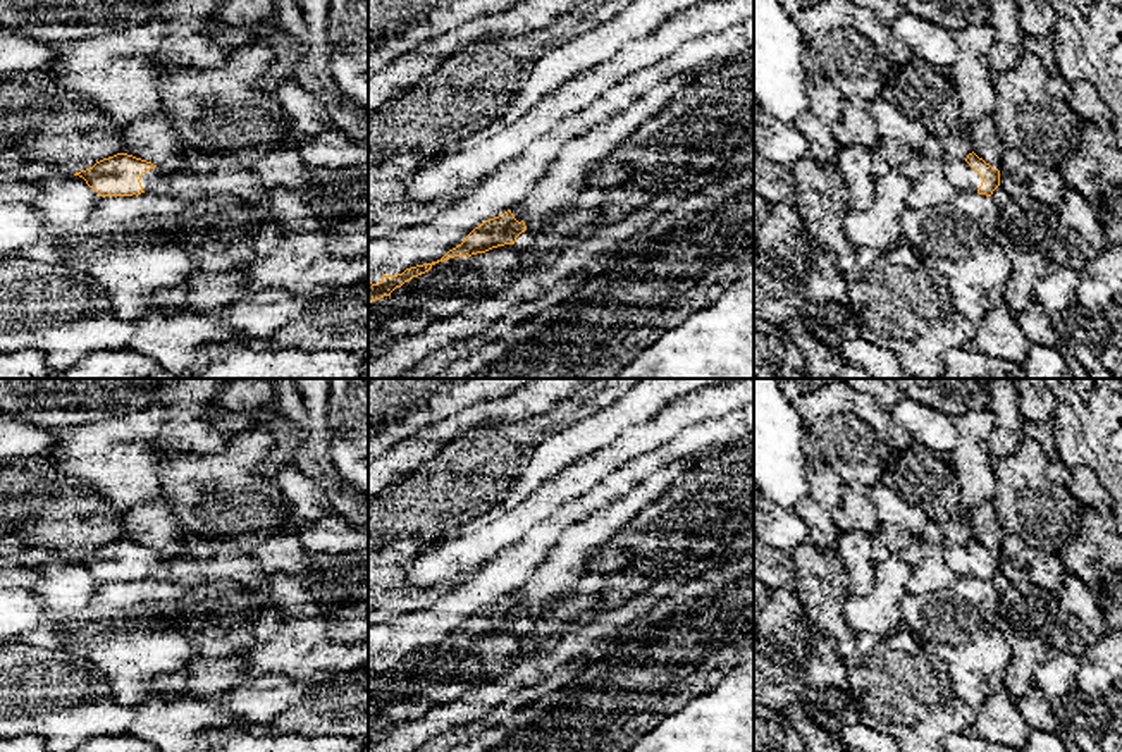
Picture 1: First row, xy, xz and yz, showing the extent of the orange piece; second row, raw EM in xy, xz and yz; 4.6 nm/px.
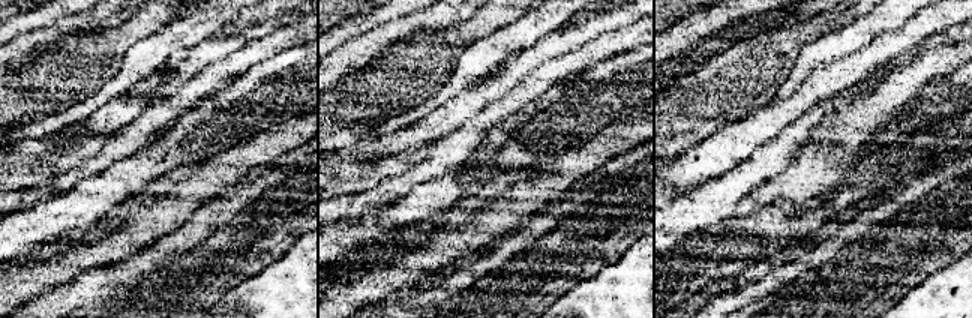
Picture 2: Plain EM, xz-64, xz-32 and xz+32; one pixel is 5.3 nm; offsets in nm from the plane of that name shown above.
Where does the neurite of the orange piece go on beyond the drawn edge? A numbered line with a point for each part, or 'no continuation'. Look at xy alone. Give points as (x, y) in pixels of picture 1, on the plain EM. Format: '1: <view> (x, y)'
1: xy (155, 565)

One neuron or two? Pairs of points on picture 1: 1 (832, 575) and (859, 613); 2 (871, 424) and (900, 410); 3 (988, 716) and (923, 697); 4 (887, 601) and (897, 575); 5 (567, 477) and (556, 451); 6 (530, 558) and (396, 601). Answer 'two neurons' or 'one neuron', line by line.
1: two neurons
2: two neurons
3: two neurons
4: one neuron
5: two neurons
6: two neurons

